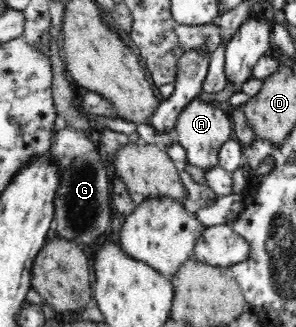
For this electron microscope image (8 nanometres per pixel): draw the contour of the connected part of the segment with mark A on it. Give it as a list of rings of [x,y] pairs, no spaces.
[[[200,95],[193,98],[176,119],[173,131],[177,134],[179,144],[186,149],[187,160],[202,170],[218,166],[218,151],[231,138],[234,138],[233,121],[229,110],[214,106],[213,100],[207,100]]]

